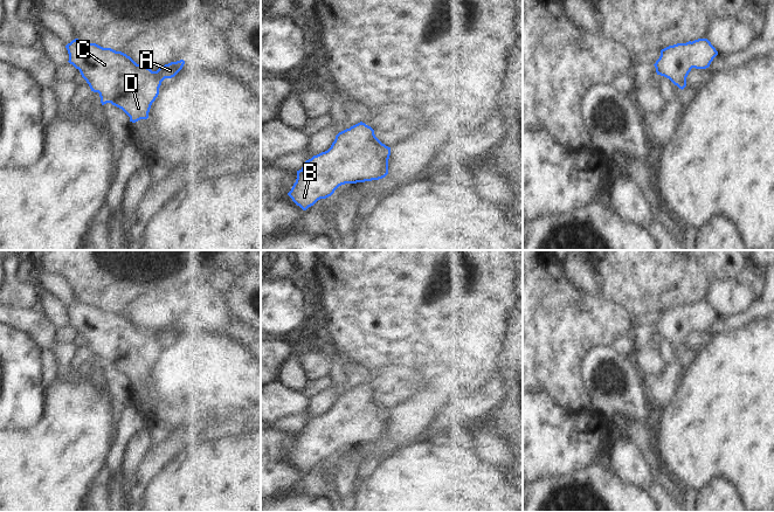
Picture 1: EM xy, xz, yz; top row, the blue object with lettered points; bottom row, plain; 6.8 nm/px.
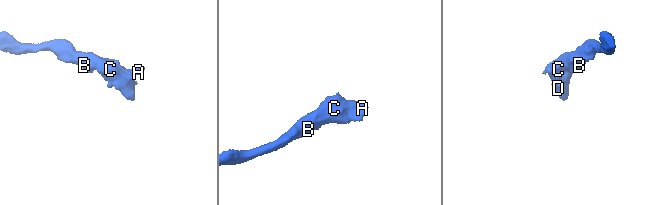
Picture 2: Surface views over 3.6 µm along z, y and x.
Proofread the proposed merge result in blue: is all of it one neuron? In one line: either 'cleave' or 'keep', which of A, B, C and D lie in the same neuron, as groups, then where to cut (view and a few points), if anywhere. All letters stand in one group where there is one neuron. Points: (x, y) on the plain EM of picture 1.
keep; groups A B C D; cut none

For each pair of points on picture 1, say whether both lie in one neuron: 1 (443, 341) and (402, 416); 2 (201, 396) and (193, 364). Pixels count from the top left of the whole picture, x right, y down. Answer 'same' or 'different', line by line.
1: same
2: same

